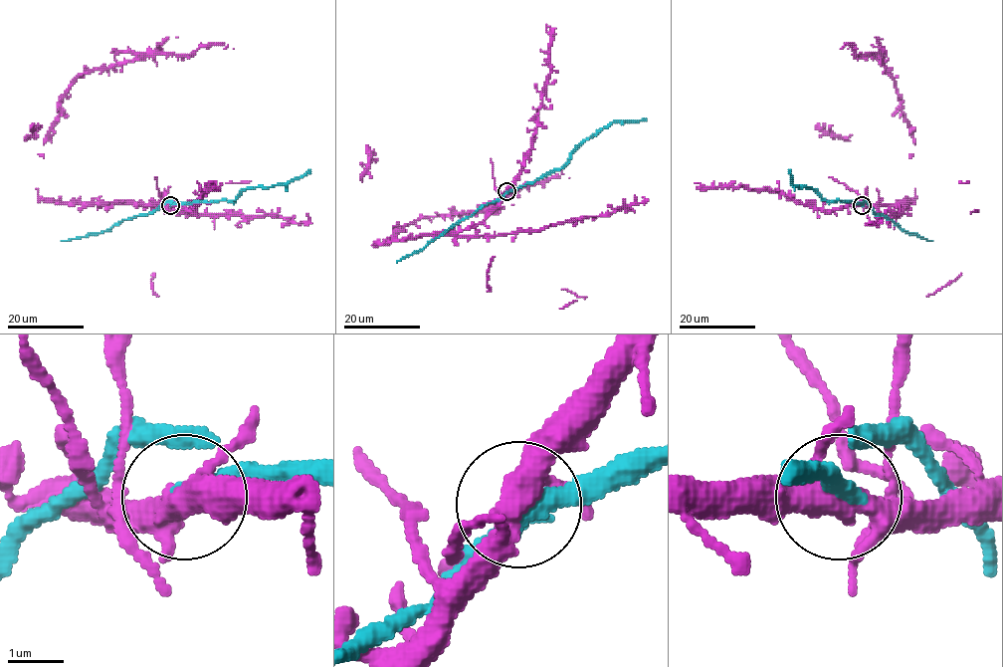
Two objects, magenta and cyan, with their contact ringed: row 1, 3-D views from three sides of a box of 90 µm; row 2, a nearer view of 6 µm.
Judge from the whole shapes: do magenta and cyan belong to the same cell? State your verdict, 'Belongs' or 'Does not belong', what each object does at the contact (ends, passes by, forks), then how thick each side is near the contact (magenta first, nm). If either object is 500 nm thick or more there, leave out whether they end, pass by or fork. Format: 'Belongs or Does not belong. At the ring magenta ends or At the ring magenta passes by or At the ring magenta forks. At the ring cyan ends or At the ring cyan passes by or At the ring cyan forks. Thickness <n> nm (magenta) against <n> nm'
Does not belong. At the ring magenta forks. At the ring cyan passes by. Thickness 400 nm (magenta) against 280 nm

